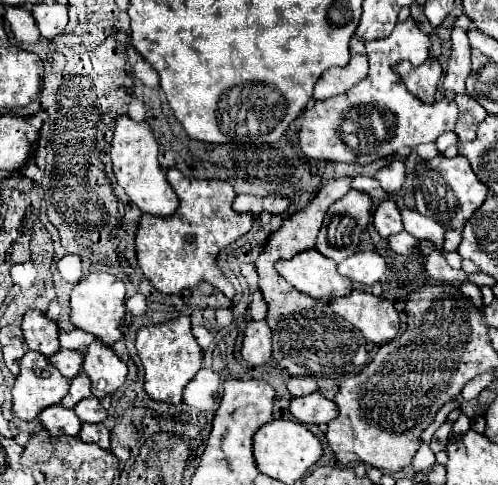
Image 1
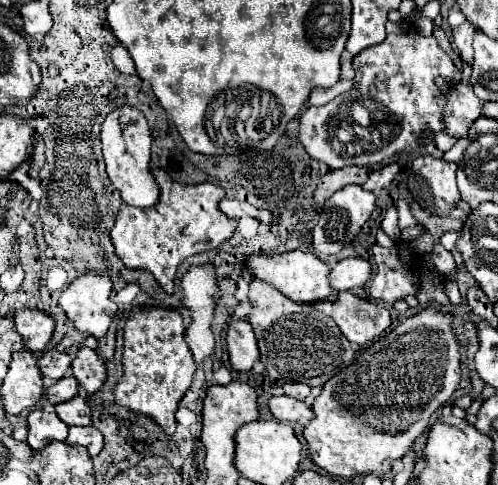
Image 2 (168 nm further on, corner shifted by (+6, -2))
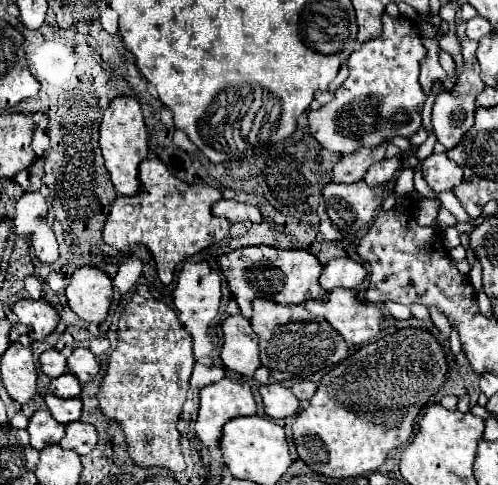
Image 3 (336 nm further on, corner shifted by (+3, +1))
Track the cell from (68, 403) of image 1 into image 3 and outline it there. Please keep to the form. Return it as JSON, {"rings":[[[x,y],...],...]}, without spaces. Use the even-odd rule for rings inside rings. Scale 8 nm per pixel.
{"rings":[[[64,373],[50,381],[50,393],[56,397],[78,397],[80,395],[80,383],[76,381],[76,375]]]}

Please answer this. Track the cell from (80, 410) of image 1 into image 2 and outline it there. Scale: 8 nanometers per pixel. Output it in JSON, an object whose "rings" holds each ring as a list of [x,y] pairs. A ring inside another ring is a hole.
{"rings":[[[81,396],[55,404],[55,412],[67,426],[89,426],[91,424],[91,408],[87,400]]]}

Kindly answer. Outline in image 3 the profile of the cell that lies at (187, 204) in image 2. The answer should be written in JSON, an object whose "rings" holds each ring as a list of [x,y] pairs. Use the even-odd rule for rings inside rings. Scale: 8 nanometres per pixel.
{"rings":[[[158,157],[144,159],[140,163],[138,181],[140,191],[134,197],[114,199],[102,233],[104,241],[118,249],[128,247],[132,243],[146,245],[156,261],[158,277],[164,285],[172,283],[174,271],[184,259],[222,241],[228,235],[230,223],[240,223],[248,219],[252,223],[260,223],[263,220],[260,209],[256,209],[256,206],[222,199],[222,193],[210,185],[188,185],[176,179]],[[220,217],[228,219],[230,223]]]}

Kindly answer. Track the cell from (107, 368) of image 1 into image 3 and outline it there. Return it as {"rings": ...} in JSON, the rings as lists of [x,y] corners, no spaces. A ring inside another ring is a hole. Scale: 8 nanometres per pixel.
{"rings":[[[74,349],[74,353],[68,357],[68,371],[74,373],[80,383],[88,383],[100,371],[100,365],[90,349]]]}

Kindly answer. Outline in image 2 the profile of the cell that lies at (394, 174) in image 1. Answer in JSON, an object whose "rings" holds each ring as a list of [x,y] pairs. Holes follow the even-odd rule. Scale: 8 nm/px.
{"rings":[[[387,164],[387,166],[375,168],[375,170],[369,172],[369,178],[363,184],[363,188],[371,190],[371,192],[379,192],[379,190],[387,188],[393,182],[393,178],[395,178],[397,172],[399,172],[399,164]]]}

